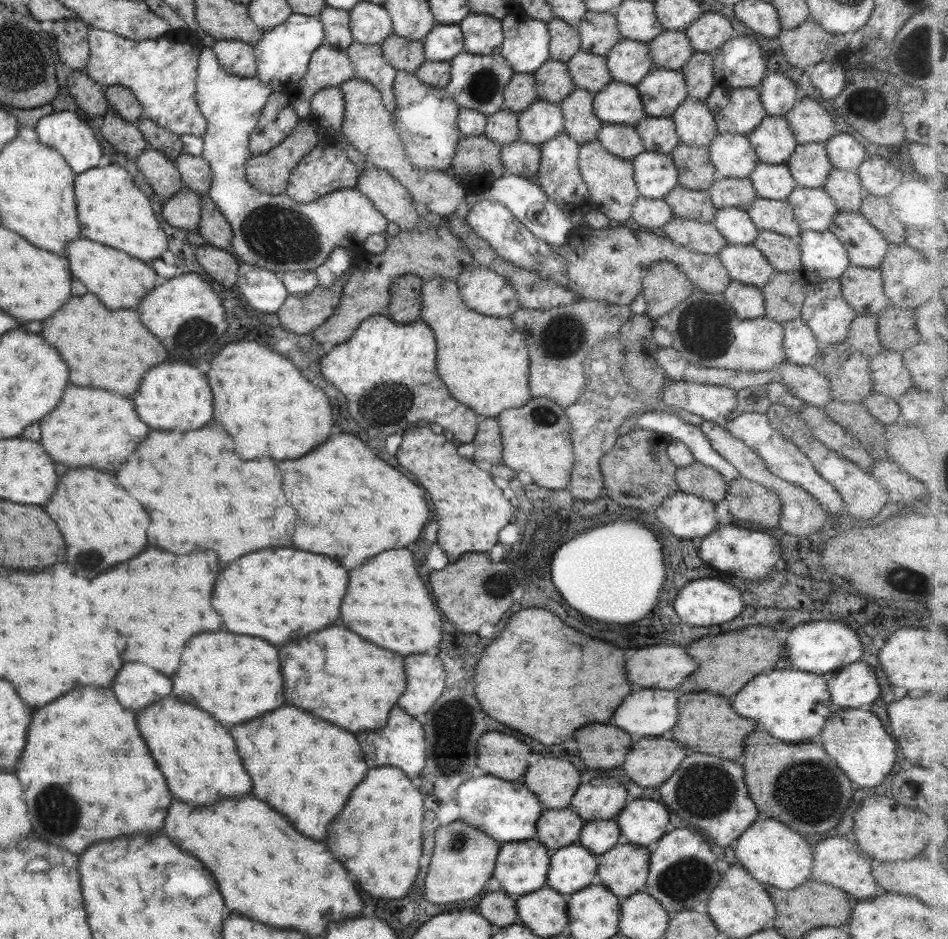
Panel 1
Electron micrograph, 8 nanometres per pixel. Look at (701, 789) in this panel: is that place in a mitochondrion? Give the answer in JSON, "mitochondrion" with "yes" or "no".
{"mitochondrion":"yes"}

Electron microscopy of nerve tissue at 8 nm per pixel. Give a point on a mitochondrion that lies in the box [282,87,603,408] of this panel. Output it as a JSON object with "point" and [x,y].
{"point":[562,335]}

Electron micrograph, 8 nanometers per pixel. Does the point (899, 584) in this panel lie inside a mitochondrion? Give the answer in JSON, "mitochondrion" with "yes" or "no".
{"mitochondrion":"yes"}

